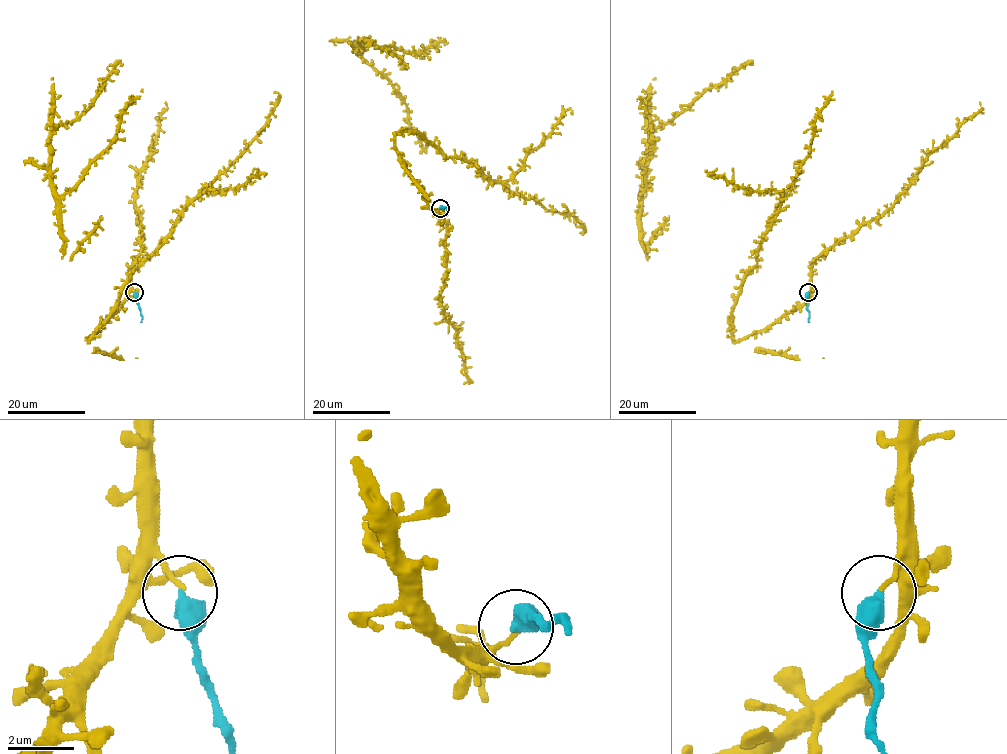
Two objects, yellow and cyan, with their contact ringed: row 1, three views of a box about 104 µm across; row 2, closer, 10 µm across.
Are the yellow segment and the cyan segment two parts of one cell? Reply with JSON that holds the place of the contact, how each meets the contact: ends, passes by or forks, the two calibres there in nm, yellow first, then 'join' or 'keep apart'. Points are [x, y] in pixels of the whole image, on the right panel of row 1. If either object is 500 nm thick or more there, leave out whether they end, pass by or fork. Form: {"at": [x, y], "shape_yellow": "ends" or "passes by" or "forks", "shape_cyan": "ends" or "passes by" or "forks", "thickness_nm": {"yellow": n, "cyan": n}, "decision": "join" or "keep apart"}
{"at": [808, 292], "thickness_nm": {"yellow": 140, "cyan": 550}, "decision": "keep apart"}

